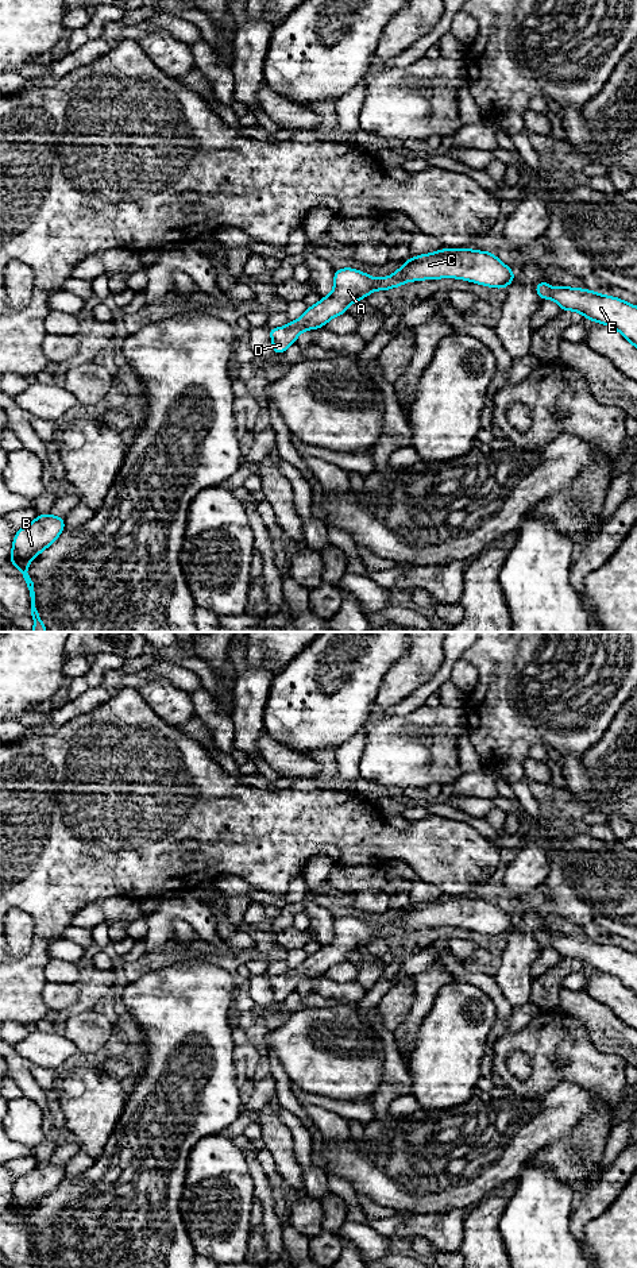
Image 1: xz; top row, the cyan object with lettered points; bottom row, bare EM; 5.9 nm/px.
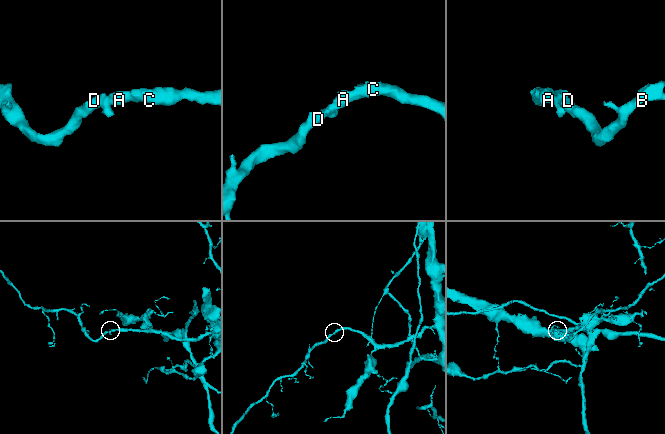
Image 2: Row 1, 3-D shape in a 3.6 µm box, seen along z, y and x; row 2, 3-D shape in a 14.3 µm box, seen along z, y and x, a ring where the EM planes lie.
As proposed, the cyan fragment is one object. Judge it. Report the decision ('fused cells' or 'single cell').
single cell

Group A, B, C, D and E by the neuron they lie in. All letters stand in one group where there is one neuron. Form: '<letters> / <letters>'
A B C D E

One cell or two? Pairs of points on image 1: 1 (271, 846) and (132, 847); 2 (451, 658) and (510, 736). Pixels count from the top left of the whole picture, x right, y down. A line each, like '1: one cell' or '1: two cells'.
1: one cell
2: two cells

